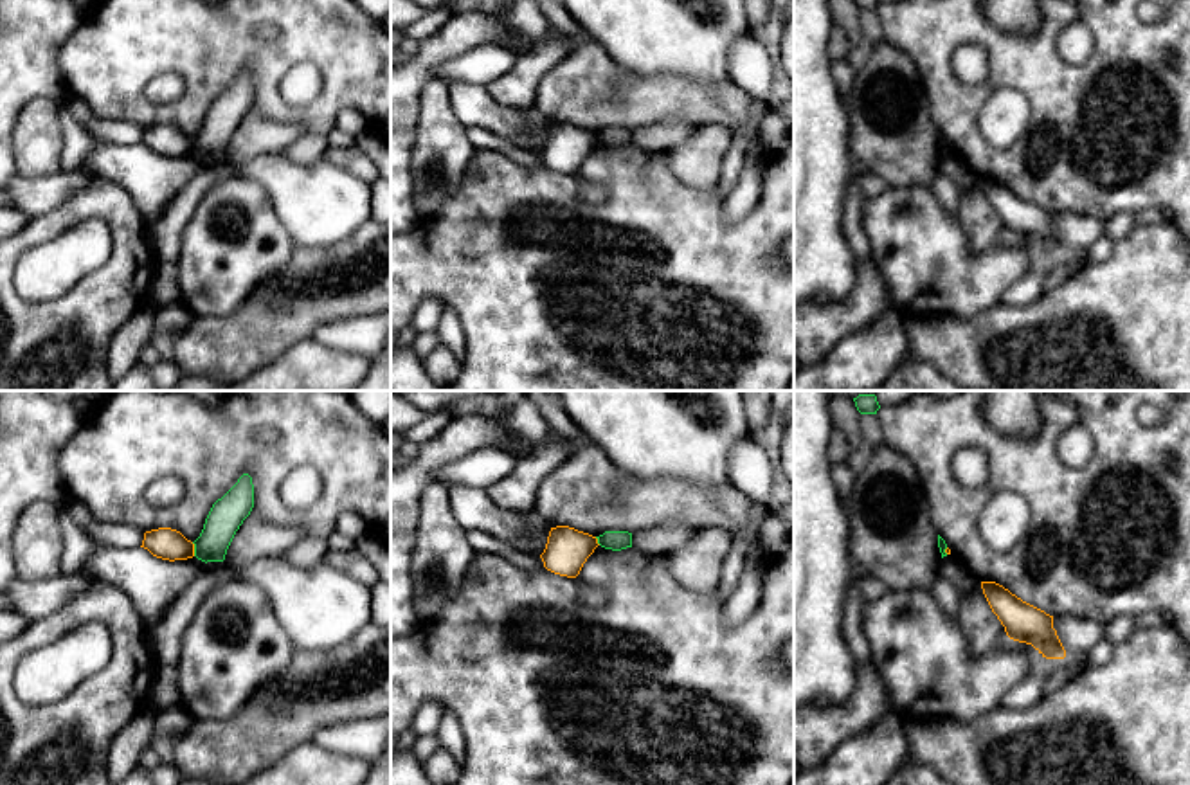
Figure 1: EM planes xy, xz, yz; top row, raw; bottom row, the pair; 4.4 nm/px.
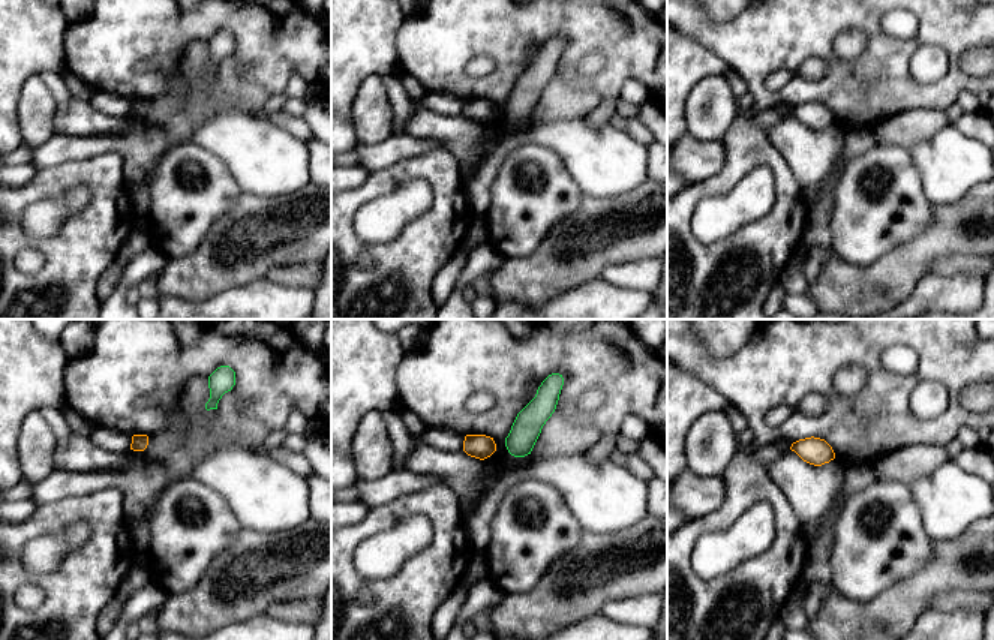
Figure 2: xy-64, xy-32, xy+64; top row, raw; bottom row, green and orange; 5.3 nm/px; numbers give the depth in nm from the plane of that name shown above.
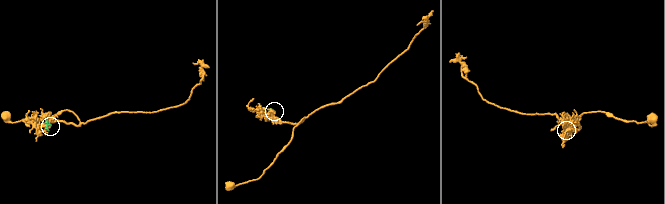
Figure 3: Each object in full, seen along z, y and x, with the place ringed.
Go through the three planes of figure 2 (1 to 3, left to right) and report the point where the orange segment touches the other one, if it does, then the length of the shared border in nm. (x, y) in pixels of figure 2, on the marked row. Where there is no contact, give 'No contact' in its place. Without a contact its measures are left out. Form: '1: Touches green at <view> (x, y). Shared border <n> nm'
1: No contact
2: No contact
3: No contact

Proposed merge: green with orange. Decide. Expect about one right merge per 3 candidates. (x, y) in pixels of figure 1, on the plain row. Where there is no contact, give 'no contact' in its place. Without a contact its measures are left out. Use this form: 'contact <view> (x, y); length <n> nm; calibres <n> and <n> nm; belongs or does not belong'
contact xy (195, 146); length 70 nm; calibres 160 and 140 nm; does not belong

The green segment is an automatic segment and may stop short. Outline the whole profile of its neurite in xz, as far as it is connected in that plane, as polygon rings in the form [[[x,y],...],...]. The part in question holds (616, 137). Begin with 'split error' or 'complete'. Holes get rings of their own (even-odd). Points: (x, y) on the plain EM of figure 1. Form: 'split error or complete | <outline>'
complete | [[[605,128],[596,135],[598,140],[605,146],[621,148],[632,144],[632,130],[628,128]]]

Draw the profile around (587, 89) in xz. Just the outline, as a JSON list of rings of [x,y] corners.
[[[596,41],[578,43],[567,58],[553,67],[538,83],[533,110],[551,124],[569,122],[600,133],[605,128],[645,128],[679,117],[695,126],[724,124],[738,131],[749,117],[751,97],[733,81],[702,85],[677,76],[641,76],[618,63]]]

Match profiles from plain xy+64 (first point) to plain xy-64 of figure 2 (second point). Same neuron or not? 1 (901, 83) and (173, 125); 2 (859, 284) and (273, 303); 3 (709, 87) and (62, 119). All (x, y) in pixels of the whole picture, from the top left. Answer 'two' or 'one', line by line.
1: two
2: two
3: two

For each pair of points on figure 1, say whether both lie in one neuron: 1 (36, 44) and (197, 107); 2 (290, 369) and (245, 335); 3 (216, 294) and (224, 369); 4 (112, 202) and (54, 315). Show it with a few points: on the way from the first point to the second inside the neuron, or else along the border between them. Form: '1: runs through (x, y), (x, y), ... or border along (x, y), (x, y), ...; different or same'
1: border along (83, 18), (58, 54), (58, 69), (67, 92); different
2: border along (310, 335), (252, 371); different
3: border along (252, 292), (229, 315), (193, 317); different
4: runs through (123, 234), (123, 263), (87, 299); same

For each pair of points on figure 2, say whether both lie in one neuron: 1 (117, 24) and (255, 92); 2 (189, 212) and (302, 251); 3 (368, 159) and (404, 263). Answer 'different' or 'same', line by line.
1: different
2: different
3: different

